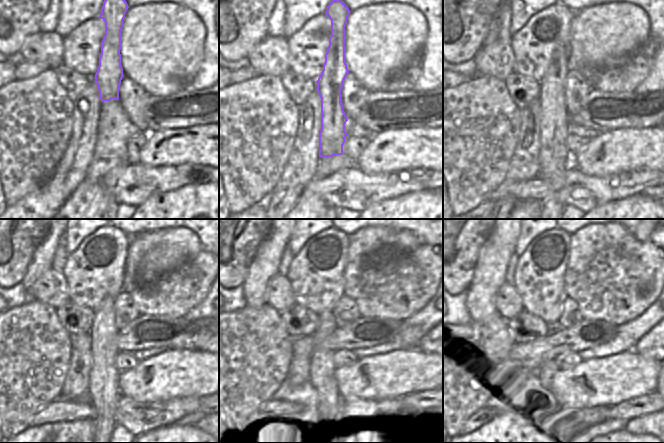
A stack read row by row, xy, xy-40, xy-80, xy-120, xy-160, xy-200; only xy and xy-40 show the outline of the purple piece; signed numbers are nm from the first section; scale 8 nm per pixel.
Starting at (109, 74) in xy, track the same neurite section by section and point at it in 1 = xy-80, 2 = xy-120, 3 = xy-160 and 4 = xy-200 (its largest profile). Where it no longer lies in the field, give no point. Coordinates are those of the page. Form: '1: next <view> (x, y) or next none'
1: next xy-80 (554, 121)
2: next xy-120 (103, 391)
3: next xy-160 (321, 370)
4: next xy-200 (544, 371)

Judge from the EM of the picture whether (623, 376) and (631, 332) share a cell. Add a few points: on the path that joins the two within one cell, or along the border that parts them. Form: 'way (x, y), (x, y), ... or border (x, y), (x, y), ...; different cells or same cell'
border (632, 348), (605, 356); different cells

